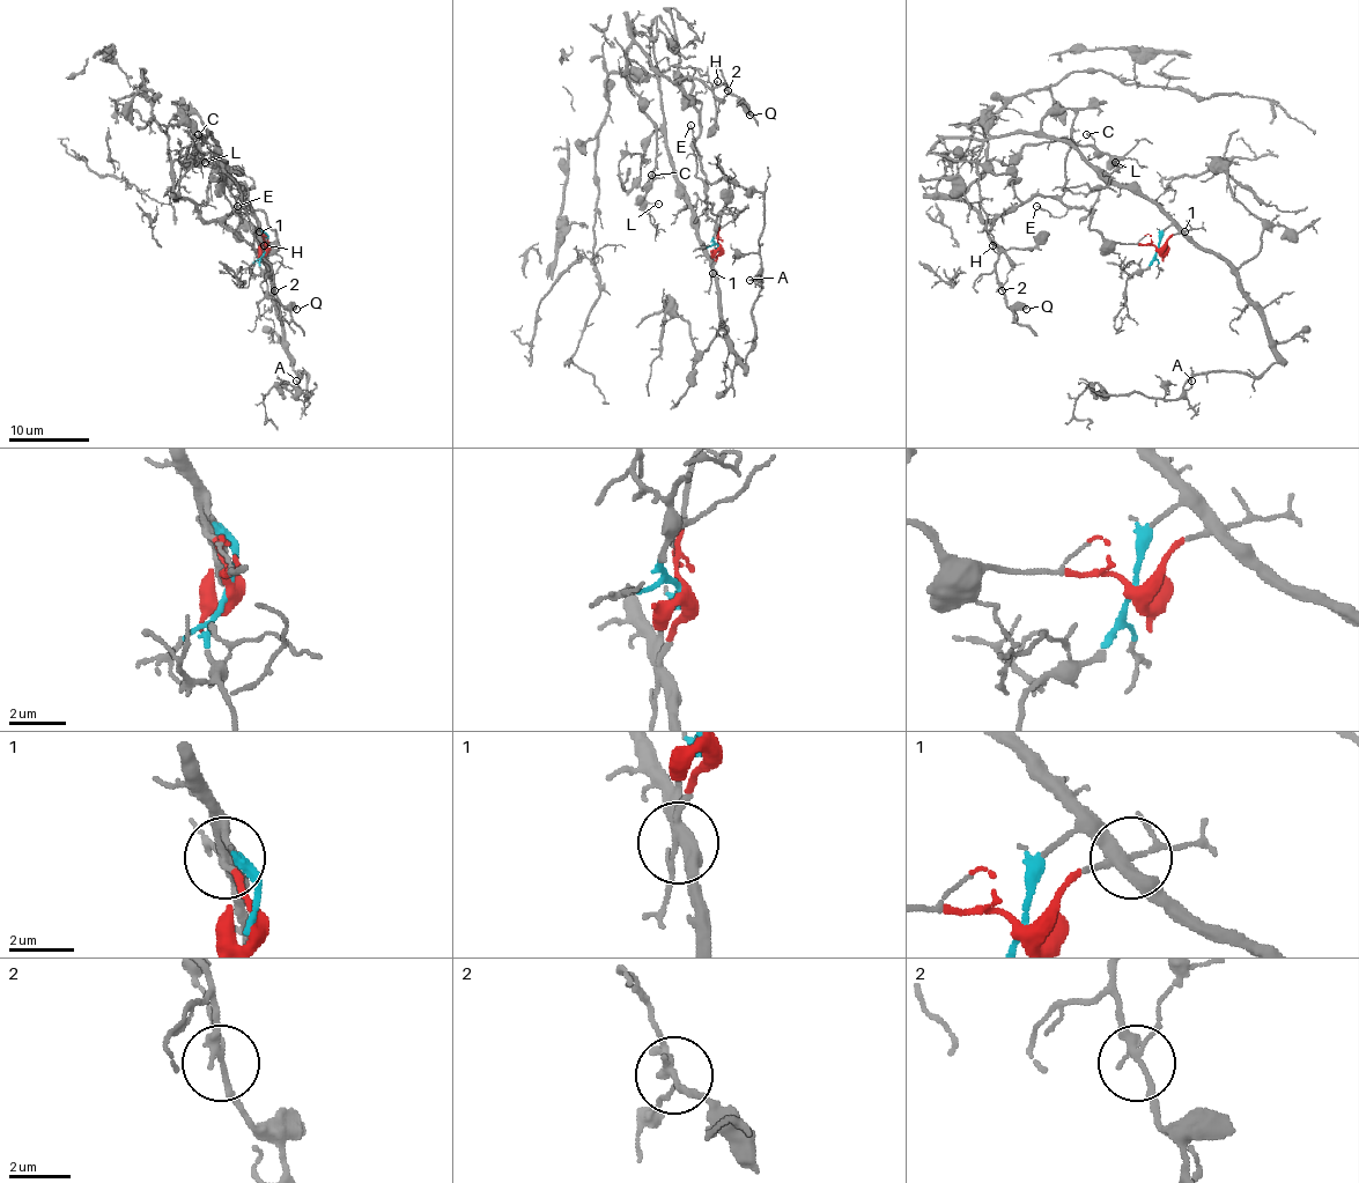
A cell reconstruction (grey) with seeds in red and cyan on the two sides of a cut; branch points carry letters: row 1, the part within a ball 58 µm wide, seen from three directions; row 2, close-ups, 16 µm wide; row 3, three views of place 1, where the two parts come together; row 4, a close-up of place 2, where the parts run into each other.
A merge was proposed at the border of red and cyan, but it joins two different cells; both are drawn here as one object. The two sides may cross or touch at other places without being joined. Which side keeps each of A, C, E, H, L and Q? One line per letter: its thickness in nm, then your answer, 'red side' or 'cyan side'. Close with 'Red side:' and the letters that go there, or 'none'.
A: 110 nm thick; cyan side
C: 130 nm thick; red side
E: 90 nm thick; red side
H: 110 nm thick; red side
L: 120 nm thick; red side
Q: 500 nm thick; red side
Red side: C, E, H, L, Q

